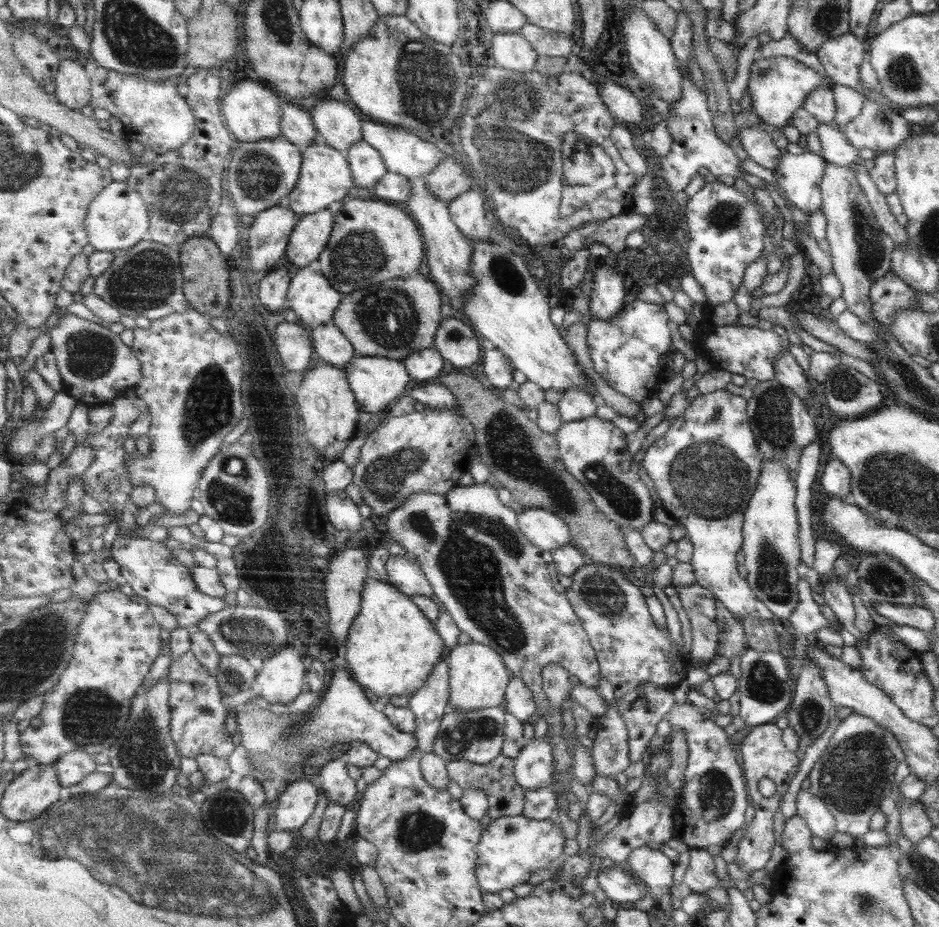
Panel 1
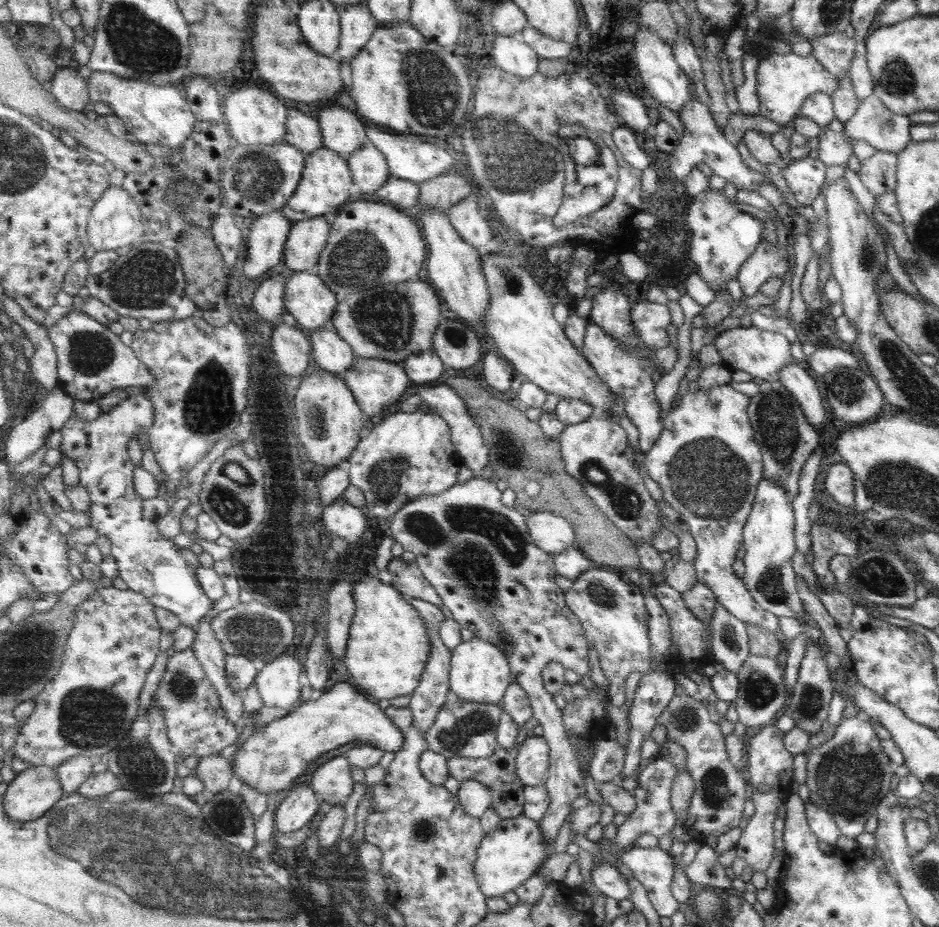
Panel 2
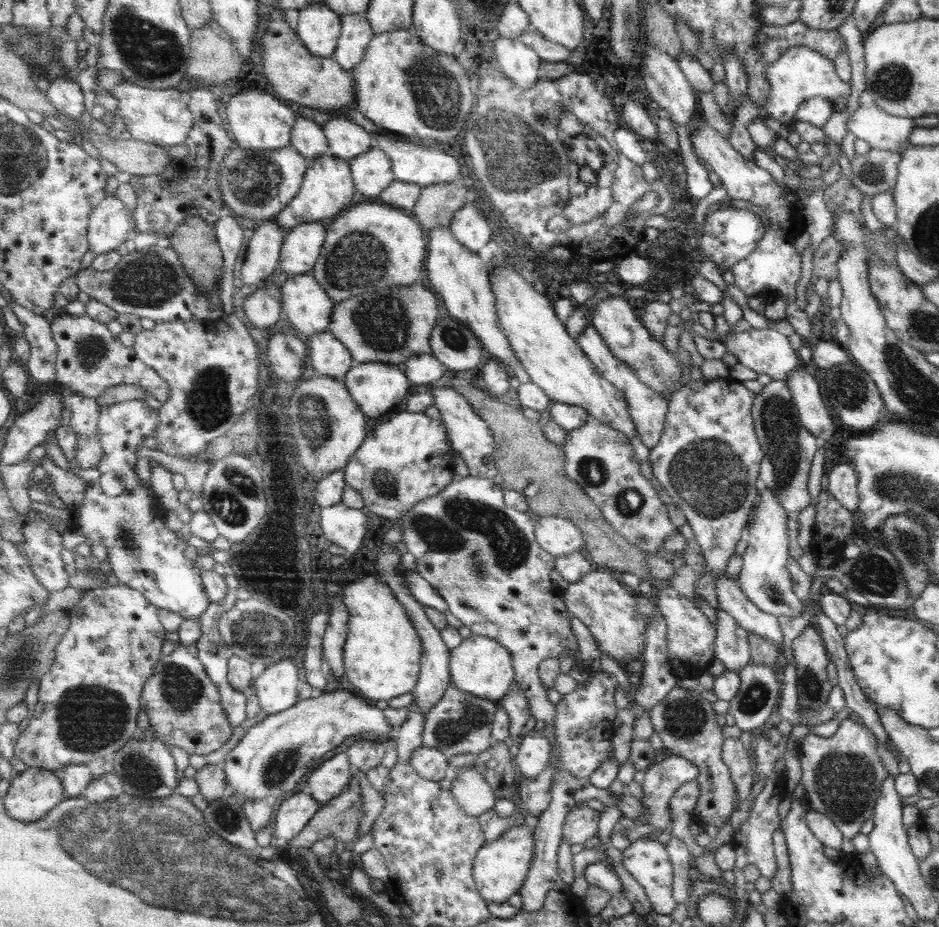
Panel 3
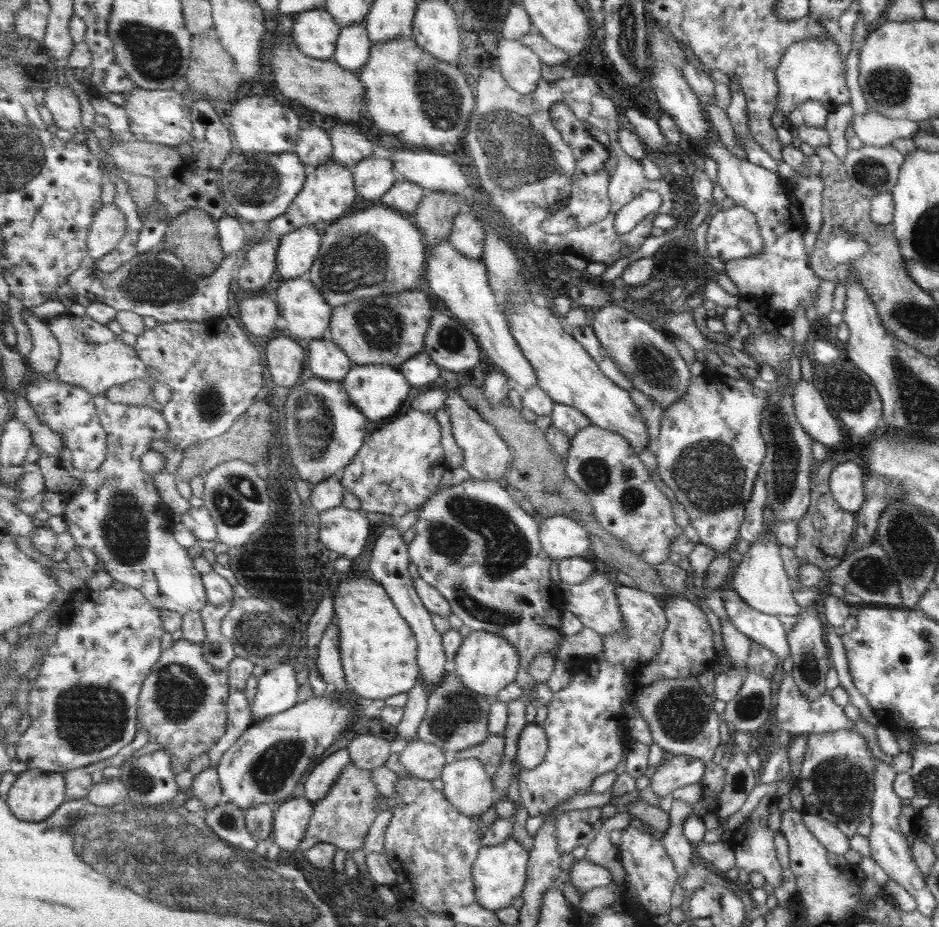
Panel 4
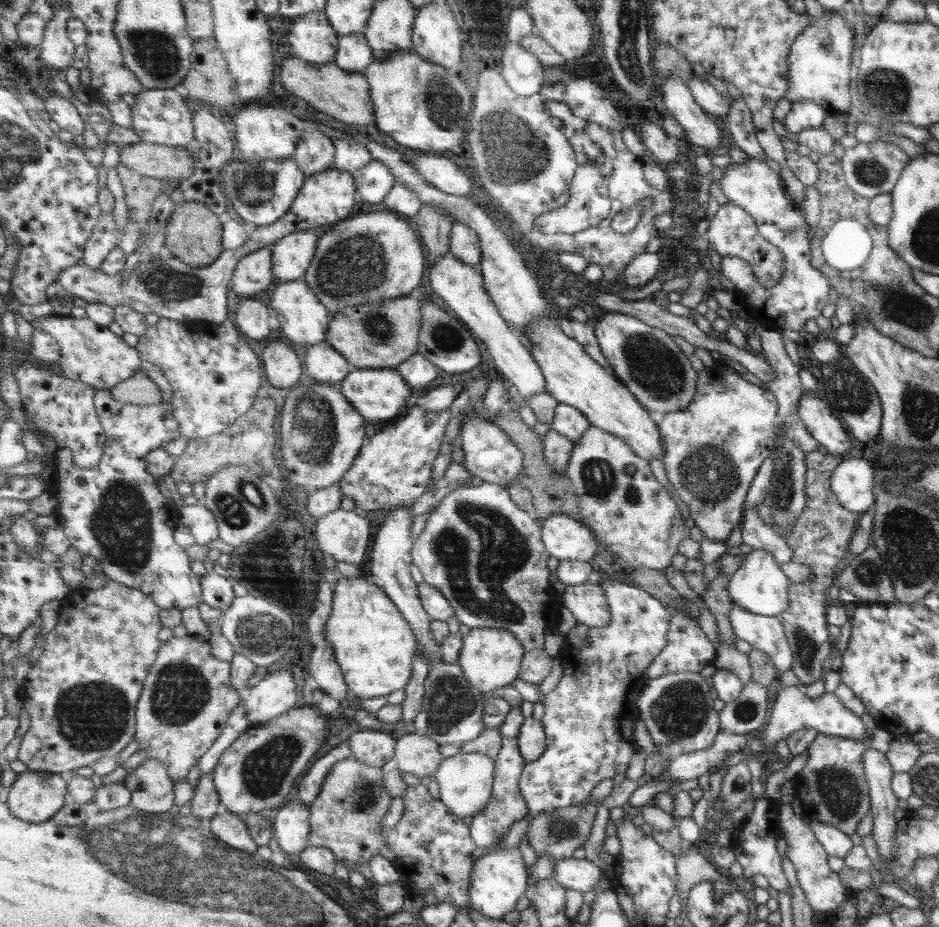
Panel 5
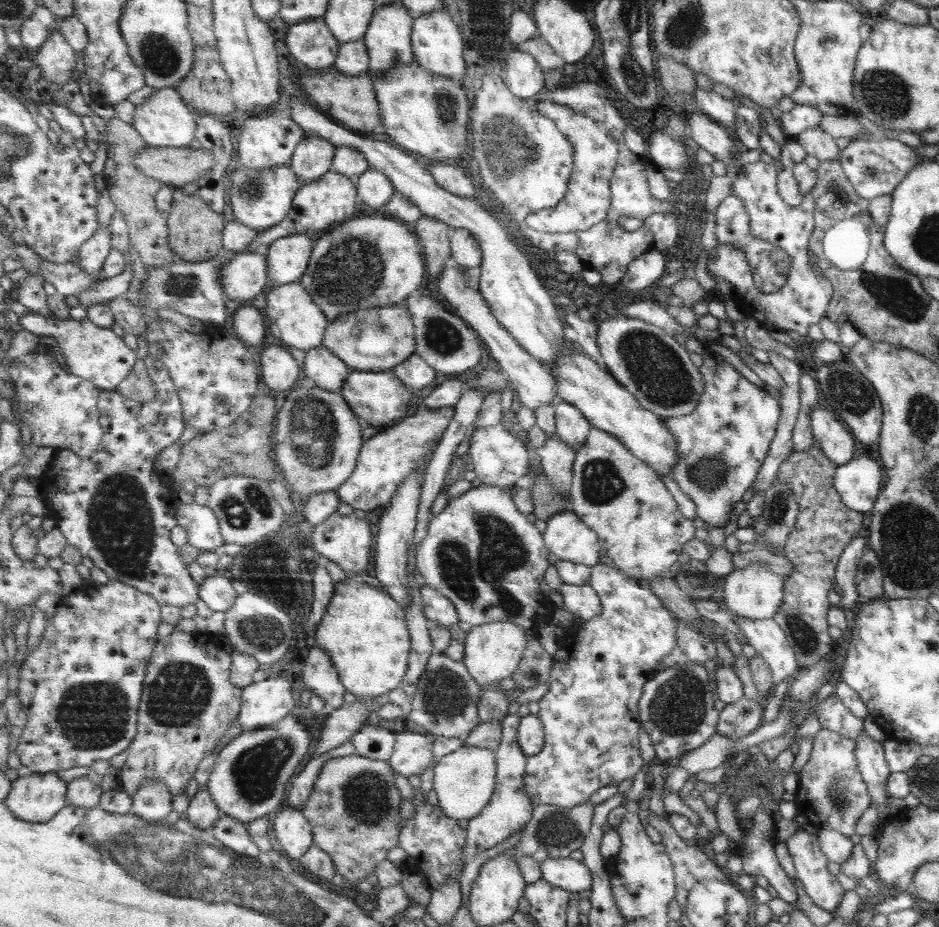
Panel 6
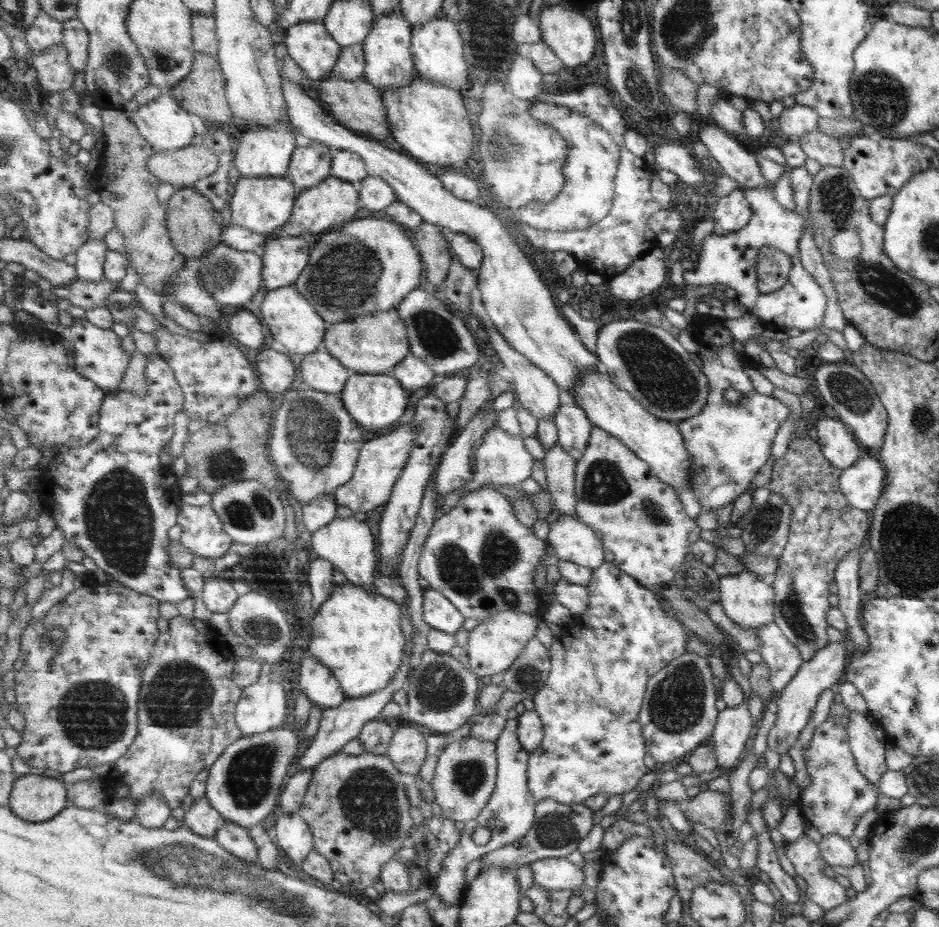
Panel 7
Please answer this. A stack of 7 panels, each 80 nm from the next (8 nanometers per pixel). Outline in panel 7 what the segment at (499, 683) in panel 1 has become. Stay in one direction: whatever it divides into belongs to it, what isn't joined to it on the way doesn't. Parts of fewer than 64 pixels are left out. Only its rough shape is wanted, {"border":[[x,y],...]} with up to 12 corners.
{"border":[[504,610],[468,636],[468,667],[507,672],[535,638],[541,614]]}

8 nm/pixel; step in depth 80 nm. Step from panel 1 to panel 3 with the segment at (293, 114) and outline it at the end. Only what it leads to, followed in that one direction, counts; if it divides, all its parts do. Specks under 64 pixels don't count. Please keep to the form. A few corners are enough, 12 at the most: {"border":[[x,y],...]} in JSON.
{"border":[[299,116],[291,144],[308,161],[331,155],[321,122]]}

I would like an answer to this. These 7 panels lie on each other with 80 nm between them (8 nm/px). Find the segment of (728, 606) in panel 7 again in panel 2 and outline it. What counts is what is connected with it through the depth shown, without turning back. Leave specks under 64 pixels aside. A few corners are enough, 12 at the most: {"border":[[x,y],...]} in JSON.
{"border":[[758,484],[742,581],[761,608],[804,618],[789,498]]}

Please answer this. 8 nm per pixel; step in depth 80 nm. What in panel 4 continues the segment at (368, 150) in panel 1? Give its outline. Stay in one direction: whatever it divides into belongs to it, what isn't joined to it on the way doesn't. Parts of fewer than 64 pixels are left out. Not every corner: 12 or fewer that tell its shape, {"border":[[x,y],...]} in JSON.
{"border":[[391,158],[363,160],[355,168],[359,194],[383,198],[396,183]]}

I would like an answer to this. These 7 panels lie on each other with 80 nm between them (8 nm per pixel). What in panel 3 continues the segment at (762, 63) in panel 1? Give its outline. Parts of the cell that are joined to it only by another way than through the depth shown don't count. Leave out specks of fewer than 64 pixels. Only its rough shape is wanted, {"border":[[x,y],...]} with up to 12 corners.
{"border":[[802,45],[766,68],[766,117],[789,127],[799,104],[850,93],[834,63]]}

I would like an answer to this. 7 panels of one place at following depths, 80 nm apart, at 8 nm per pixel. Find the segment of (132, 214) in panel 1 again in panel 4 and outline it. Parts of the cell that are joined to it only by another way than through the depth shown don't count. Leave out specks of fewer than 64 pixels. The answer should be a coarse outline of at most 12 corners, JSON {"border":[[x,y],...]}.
{"border":[[114,203],[103,204],[88,236],[93,262],[117,250],[127,220]]}

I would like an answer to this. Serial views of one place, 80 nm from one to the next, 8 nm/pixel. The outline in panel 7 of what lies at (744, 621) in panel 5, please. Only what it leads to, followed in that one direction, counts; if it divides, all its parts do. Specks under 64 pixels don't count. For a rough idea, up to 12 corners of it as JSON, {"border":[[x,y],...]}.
{"border":[[774,622],[757,628],[759,656],[776,695],[804,660]]}

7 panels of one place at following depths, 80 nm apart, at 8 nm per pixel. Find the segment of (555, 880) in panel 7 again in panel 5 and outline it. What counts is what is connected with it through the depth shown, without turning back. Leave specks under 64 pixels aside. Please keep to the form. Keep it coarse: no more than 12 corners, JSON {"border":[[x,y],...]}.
{"border":[[589,859],[556,860],[553,879],[579,892],[594,890],[604,872]]}

